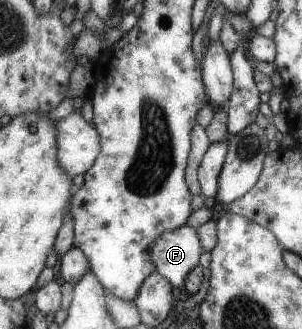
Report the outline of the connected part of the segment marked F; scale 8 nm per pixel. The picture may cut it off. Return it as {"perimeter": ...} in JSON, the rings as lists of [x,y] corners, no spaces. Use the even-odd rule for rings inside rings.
{"perimeter":[[[184,225],[178,230],[164,231],[150,252],[155,272],[167,279],[171,287],[182,288],[187,274],[198,263],[203,245],[195,229]]]}

